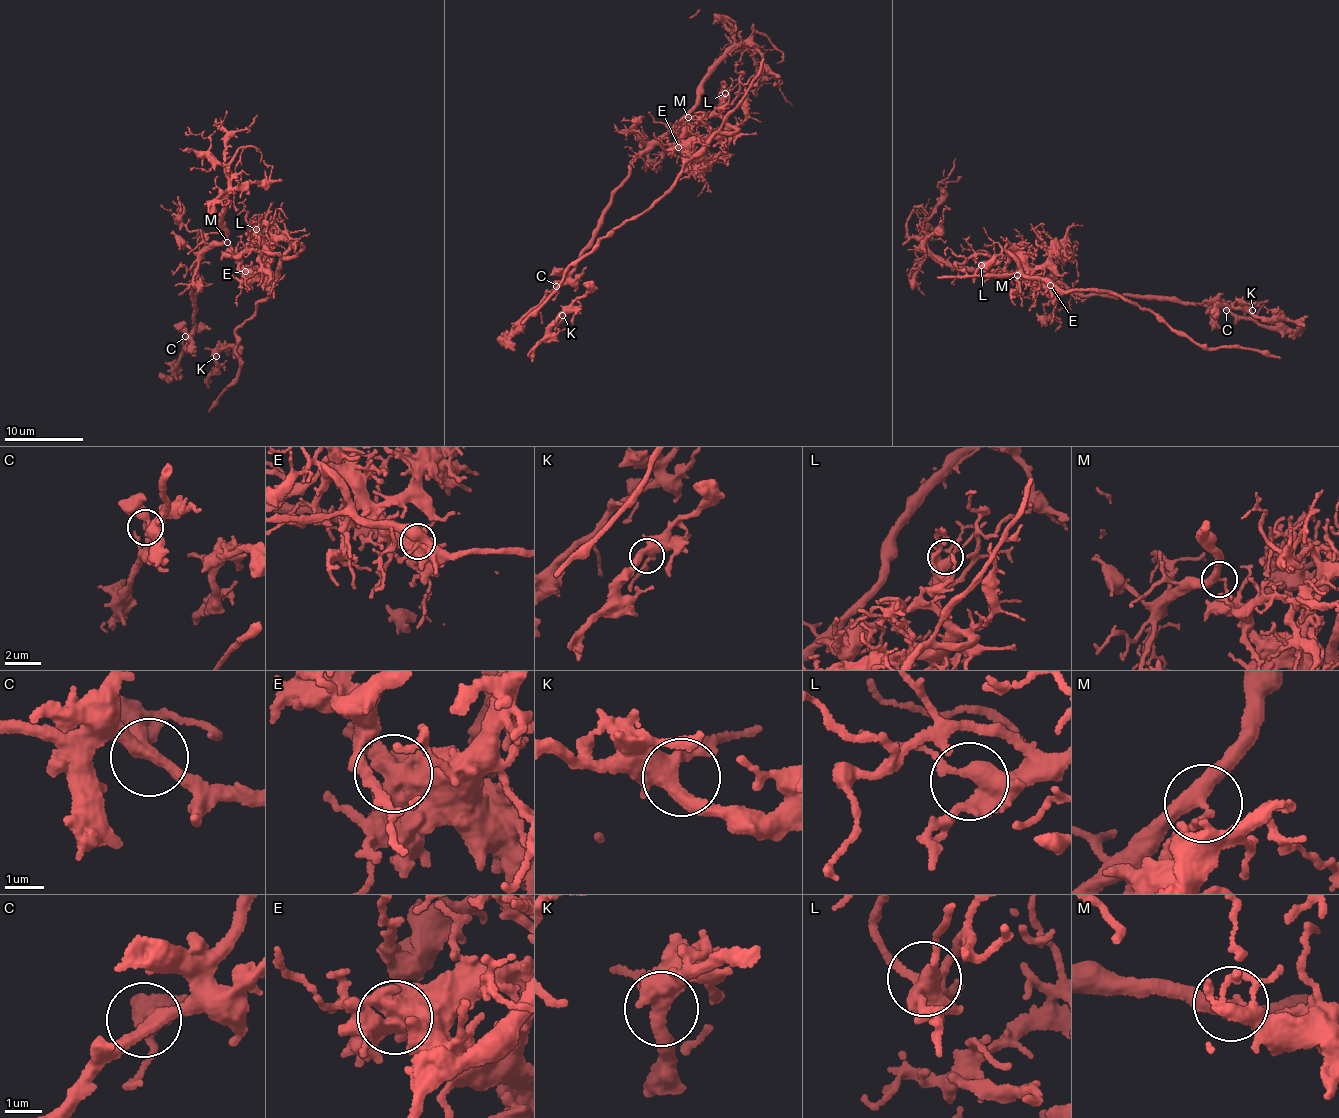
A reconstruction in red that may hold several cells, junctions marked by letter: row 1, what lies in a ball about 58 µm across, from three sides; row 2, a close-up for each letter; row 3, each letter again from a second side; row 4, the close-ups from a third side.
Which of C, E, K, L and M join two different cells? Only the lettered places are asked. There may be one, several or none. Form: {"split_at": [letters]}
{"split_at": ["M"]}

